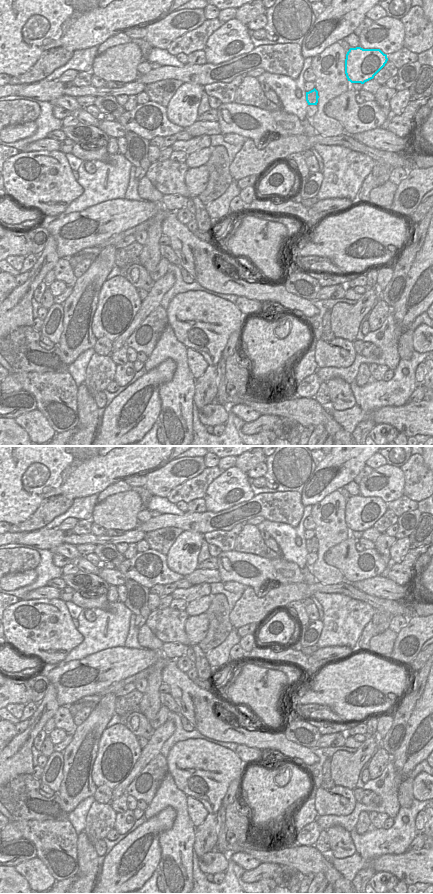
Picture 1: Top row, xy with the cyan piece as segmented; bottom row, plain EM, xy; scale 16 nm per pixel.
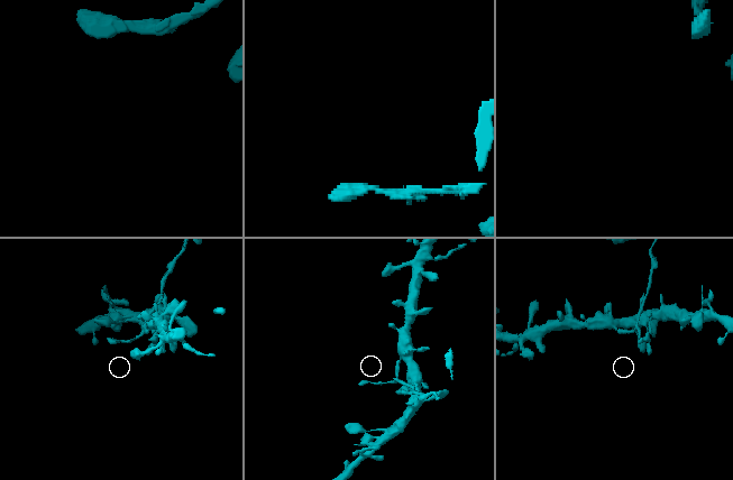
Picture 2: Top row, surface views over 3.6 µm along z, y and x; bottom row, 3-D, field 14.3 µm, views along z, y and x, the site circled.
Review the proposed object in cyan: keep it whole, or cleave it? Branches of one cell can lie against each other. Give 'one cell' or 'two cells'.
two cells

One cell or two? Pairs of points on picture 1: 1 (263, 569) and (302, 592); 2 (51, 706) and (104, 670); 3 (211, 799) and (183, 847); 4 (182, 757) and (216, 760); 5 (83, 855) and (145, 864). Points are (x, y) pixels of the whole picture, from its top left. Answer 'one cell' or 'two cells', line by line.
1: two cells
2: two cells
3: two cells
4: one cell
5: two cells

